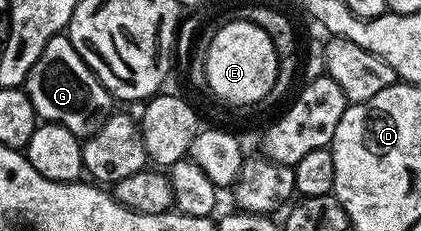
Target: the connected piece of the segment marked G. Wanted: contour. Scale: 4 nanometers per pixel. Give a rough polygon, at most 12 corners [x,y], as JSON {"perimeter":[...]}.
{"perimeter":[[65,35],[49,39],[25,88],[36,118],[80,139],[113,112]]}

